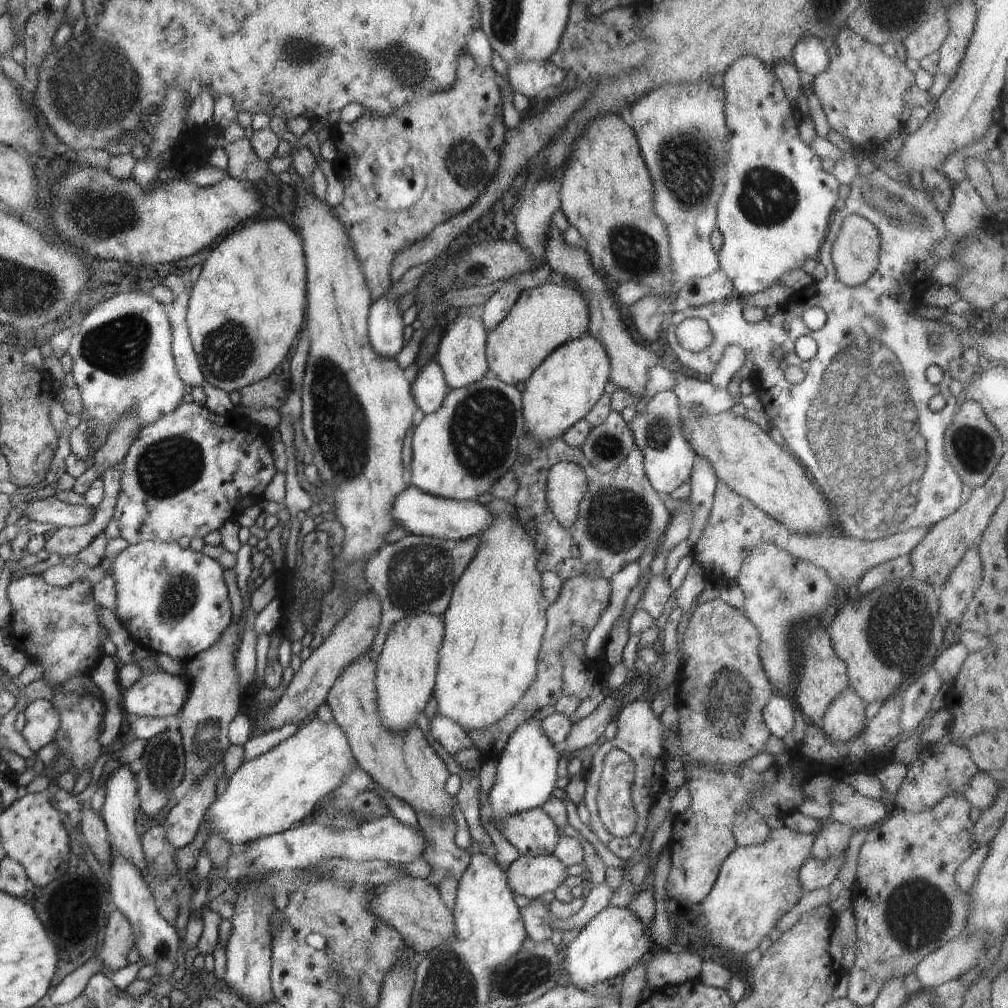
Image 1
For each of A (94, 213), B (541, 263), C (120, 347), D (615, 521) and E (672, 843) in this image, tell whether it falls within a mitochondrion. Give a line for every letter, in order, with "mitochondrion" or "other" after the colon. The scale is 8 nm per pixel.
A: mitochondrion
B: other
C: mitochondrion
D: mitochondrion
E: other

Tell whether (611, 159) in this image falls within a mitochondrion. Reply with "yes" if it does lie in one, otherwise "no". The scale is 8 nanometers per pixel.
no

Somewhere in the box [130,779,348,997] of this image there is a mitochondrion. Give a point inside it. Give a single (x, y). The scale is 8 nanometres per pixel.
(161, 948)

